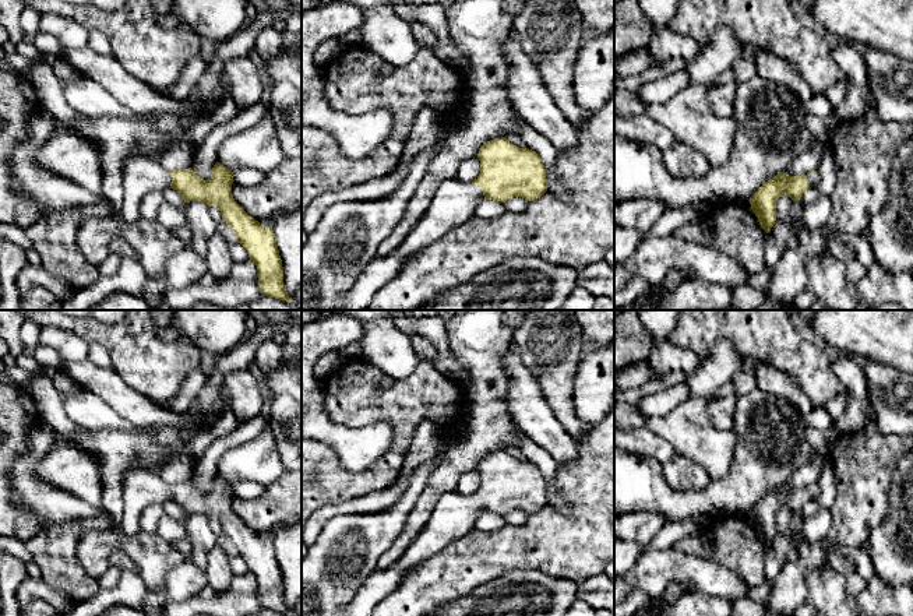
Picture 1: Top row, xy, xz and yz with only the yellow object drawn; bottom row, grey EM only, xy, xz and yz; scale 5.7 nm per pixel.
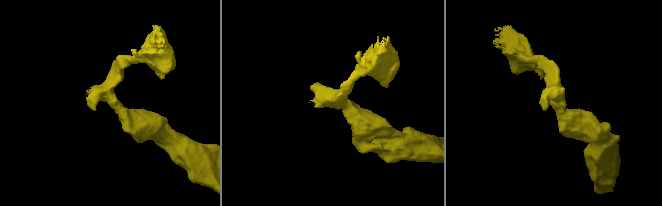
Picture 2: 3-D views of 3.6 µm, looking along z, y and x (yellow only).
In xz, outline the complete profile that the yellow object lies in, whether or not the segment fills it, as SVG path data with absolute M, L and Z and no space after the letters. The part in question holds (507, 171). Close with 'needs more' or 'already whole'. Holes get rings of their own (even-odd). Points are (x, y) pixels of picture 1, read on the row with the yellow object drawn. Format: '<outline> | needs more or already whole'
M504 137L493 138L479 148L477 158L480 161L479 176L470 183L461 182L455 177L441 182L426 214L405 237L410 246L399 246L389 256L377 256L367 264L356 284L341 295L341 310L363 310L371 302L373 296L402 270L406 258L472 218L483 200L505 203L512 197L522 197L526 201L535 201L547 191L544 165L540 156L529 148L519 148Z | needs more

